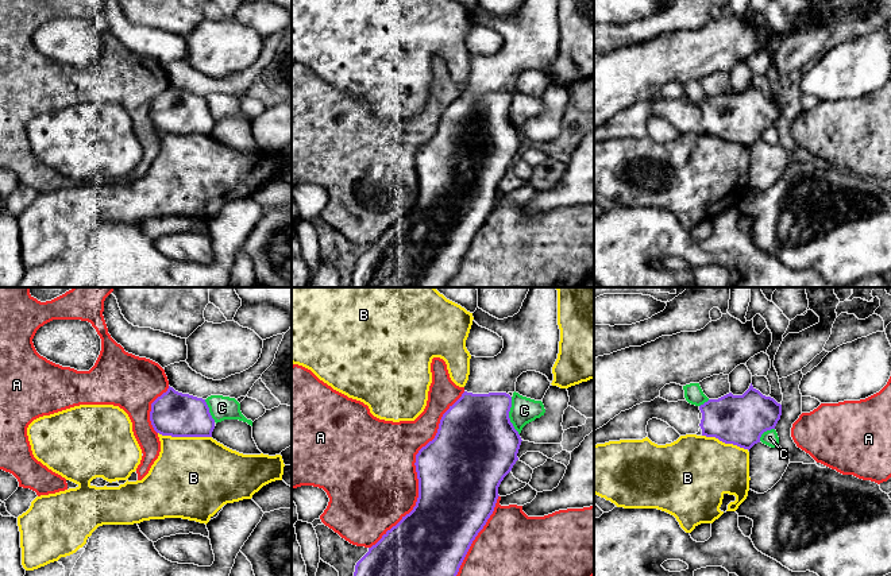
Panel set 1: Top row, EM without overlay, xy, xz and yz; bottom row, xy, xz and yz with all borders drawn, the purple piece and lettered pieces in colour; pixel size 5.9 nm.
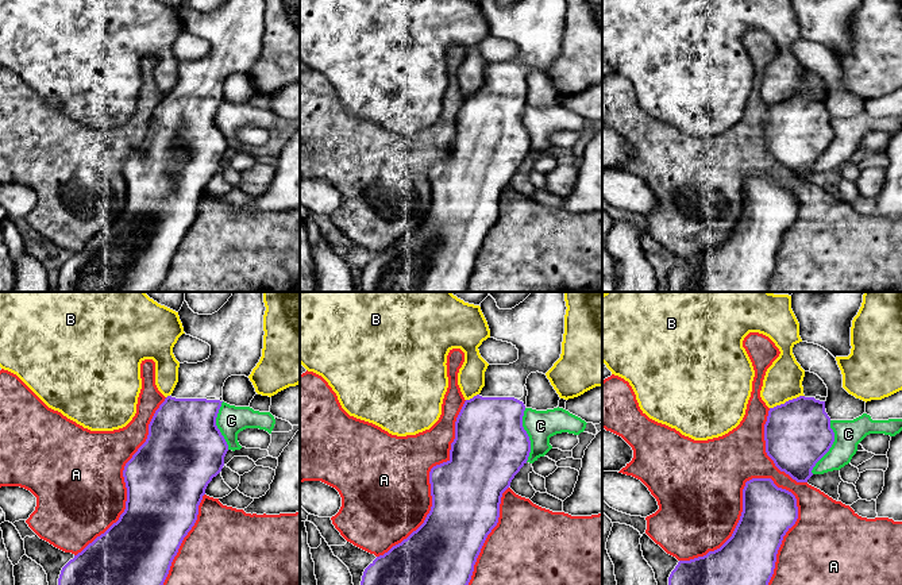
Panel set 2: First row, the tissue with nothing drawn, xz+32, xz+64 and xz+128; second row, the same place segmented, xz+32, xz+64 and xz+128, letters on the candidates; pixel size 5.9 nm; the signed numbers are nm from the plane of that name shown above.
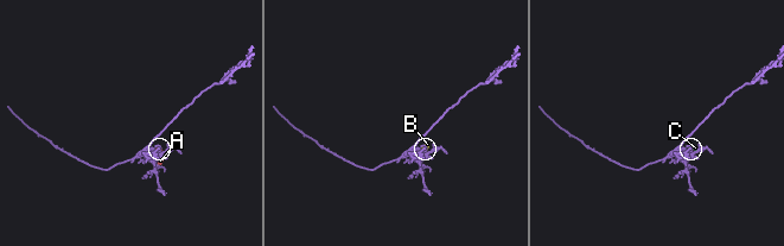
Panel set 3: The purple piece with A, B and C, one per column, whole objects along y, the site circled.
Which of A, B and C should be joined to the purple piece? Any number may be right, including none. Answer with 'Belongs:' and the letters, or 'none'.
Belongs: none

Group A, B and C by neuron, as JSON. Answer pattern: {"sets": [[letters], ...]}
{"sets": [["A"], ["B"], ["C"]]}

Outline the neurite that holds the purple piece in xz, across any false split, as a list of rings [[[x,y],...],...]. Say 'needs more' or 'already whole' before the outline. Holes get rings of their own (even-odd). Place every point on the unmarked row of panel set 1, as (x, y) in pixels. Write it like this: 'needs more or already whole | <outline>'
needs more | [[[522,0],[517,12],[498,18],[482,7],[472,11],[474,19],[504,38],[502,49],[494,55],[470,57],[470,73],[462,94],[443,112],[432,139],[416,152],[418,196],[413,208],[387,228],[369,246],[356,260],[352,287],[447,287],[478,231],[494,209],[498,185],[518,158],[521,135],[509,116],[510,90],[516,89],[517,76],[526,69],[536,69],[552,81],[552,65],[558,57],[560,27],[558,23],[558,0]]]

